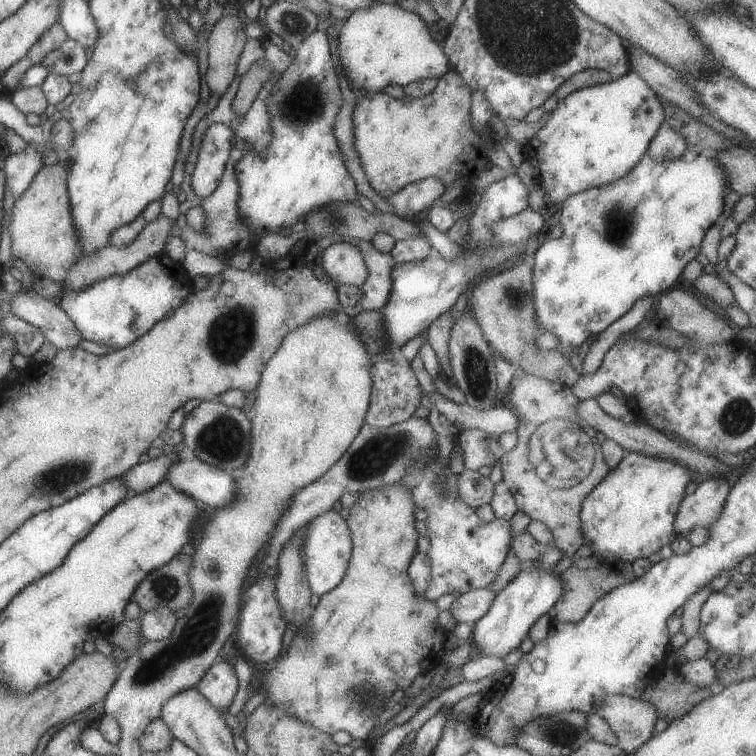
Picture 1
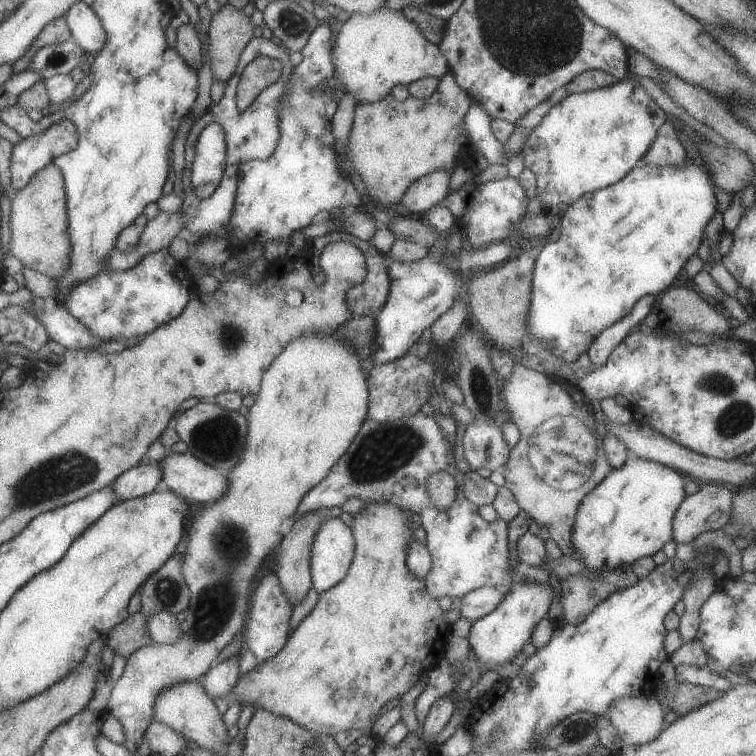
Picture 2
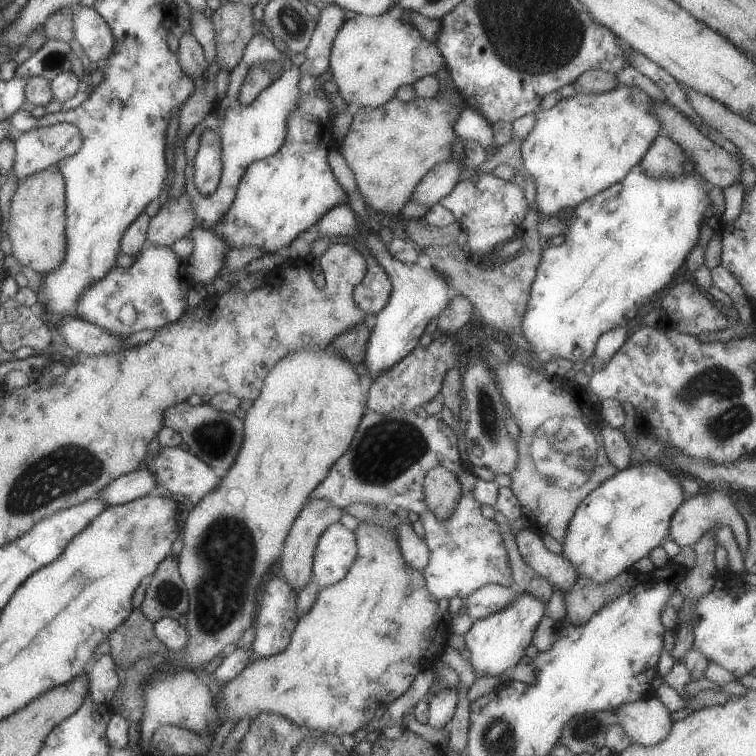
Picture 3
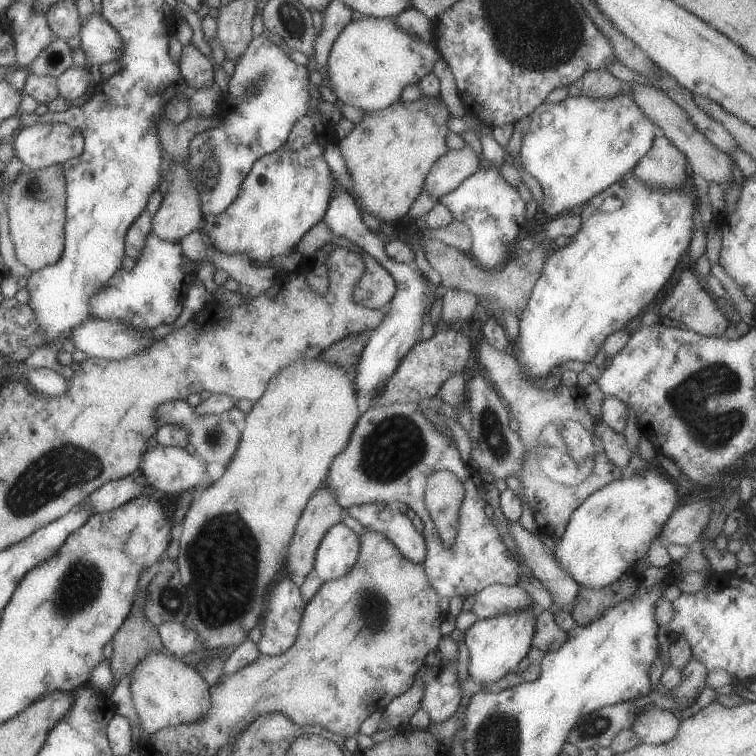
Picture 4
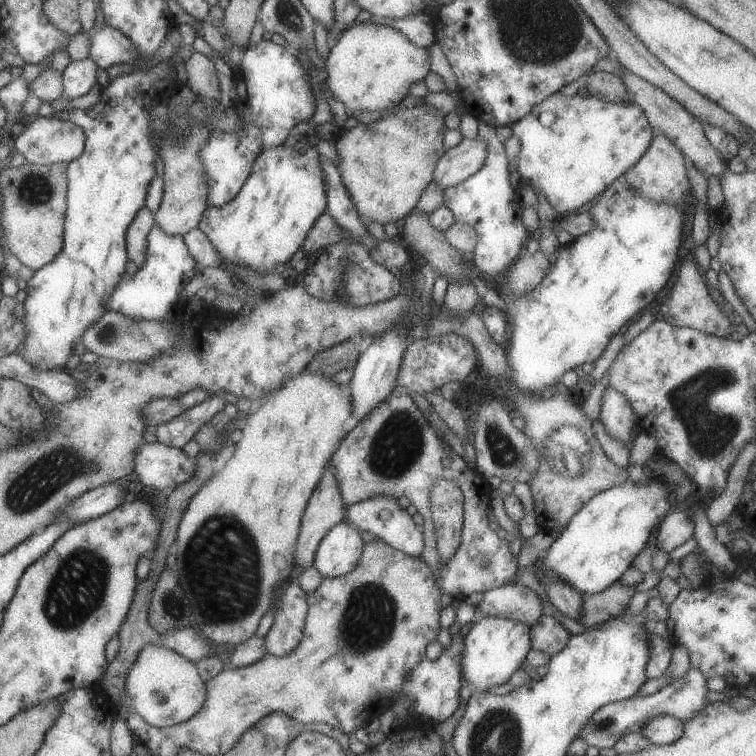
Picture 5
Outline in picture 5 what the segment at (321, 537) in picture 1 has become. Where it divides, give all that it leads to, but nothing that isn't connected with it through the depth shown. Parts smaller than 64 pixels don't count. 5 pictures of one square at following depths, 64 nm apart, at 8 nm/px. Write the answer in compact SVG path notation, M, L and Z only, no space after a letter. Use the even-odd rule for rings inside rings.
M339 522L320 541L314 566L324 577L344 576L357 567L364 547L360 532L346 522Z

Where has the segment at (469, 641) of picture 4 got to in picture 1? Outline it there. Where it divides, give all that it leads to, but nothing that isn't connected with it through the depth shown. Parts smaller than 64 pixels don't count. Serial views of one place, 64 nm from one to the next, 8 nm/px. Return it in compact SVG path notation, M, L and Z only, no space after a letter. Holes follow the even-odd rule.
M538 563L524 564L515 579L496 595L490 610L472 626L471 643L485 656L499 656L504 659L529 636L530 629L543 614L552 612L553 606L562 595L563 582L559 576L554 576L553 570L542 570Z

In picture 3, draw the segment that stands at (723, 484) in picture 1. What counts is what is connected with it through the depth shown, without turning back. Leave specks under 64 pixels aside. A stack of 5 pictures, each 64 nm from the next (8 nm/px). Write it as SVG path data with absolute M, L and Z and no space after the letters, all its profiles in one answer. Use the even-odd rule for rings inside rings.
M716 490L710 492L710 494L699 493L696 497L685 500L673 514L668 537L681 547L688 545L693 547L700 540L700 537L714 525L730 526L732 528L735 540L739 543L742 556L745 558L748 554L748 528L726 490Z

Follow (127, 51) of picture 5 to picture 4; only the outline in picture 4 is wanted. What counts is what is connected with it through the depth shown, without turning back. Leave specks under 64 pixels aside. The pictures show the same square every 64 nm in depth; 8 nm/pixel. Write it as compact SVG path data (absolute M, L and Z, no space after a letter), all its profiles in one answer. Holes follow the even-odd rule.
M96 12L89 19L81 20L79 35L85 60L90 66L114 62L123 55L125 44L120 33Z

